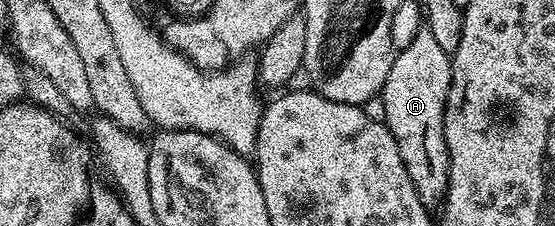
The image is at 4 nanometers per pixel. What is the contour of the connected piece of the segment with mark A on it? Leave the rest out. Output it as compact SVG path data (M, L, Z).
M426 26L419 29L419 33L413 42L409 42L409 46L398 49L395 61L391 63L389 70L389 78L385 78L385 86L383 87L381 98L385 102L385 123L387 129L393 134L393 138L397 142L397 150L401 154L401 162L405 162L405 170L409 174L409 178L413 182L413 186L417 190L417 194L421 198L421 202L429 210L435 210L442 205L443 198L447 194L447 183L449 182L449 150L445 146L445 110L443 103L447 101L447 91L449 90L449 82L451 81L451 56L445 50L441 50L441 46L437 46L437 41L433 39L433 34L429 34Z

